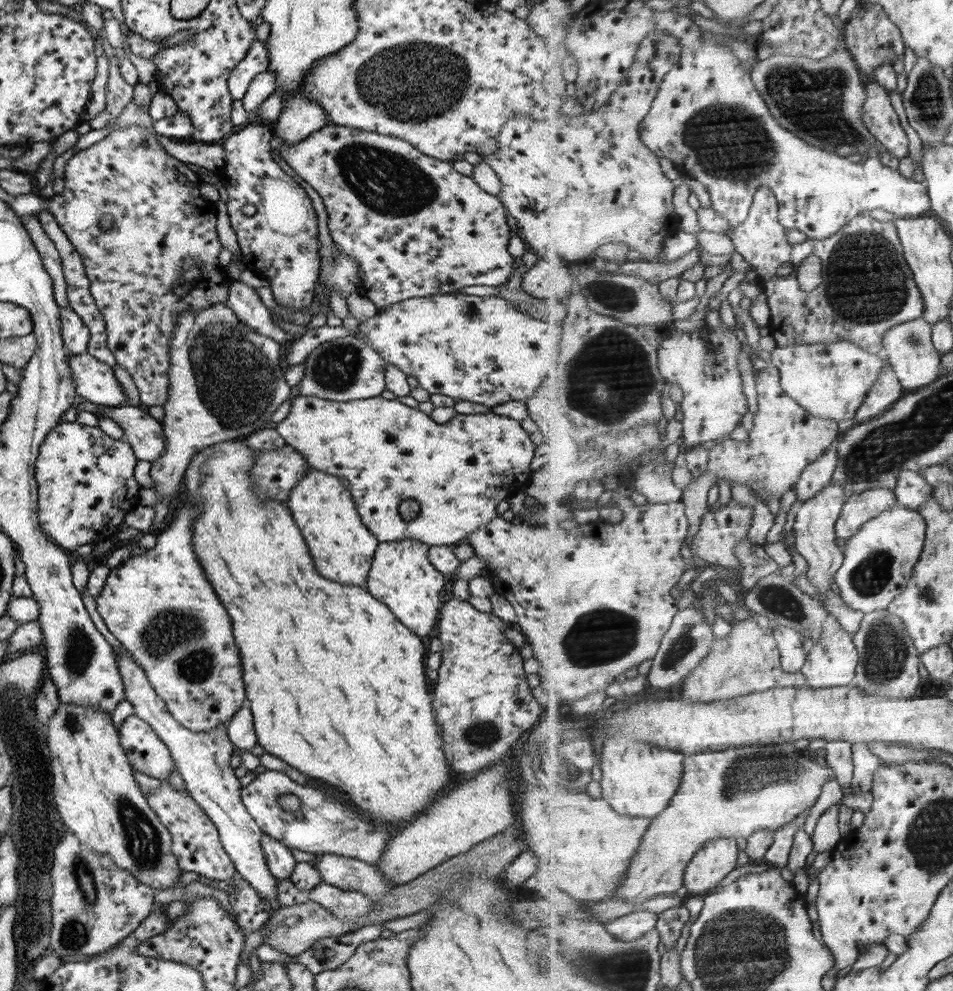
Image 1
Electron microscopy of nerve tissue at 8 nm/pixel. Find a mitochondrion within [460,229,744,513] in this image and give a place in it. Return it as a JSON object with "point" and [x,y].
{"point":[618,365]}

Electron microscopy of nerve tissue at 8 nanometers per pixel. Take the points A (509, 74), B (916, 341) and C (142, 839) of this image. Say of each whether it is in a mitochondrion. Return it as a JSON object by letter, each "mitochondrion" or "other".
{"A":"other","B":"mitochondrion","C":"mitochondrion"}

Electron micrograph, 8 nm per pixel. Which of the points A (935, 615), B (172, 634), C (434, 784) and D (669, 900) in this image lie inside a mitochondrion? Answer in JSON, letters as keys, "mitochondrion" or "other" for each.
{"A":"other","B":"mitochondrion","C":"other","D":"other"}

